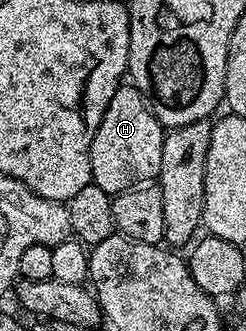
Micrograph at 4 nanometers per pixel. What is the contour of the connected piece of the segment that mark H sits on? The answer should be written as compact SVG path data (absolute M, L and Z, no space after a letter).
M132 85L118 87L91 141L91 182L111 197L142 183L154 182L161 174L166 134L166 128L154 117L149 104Z

